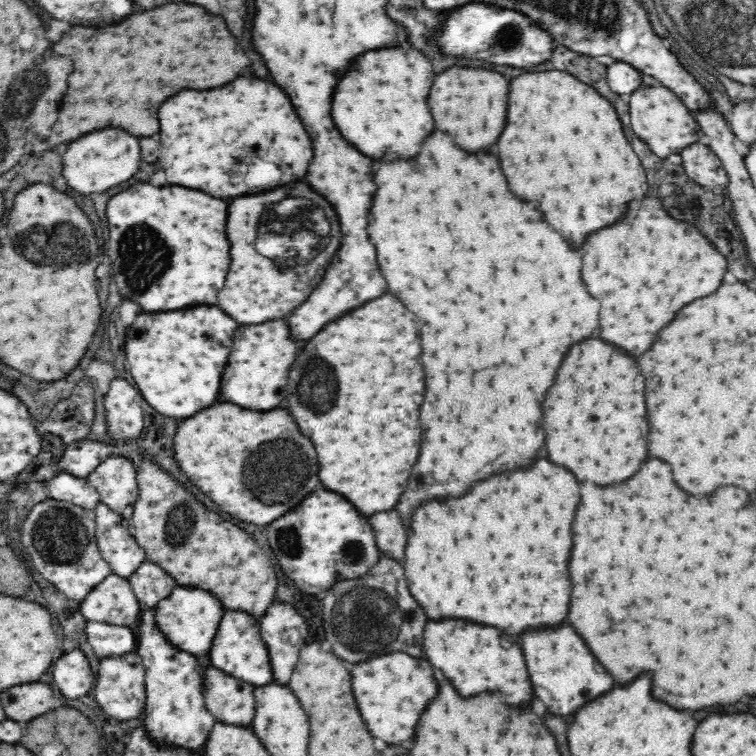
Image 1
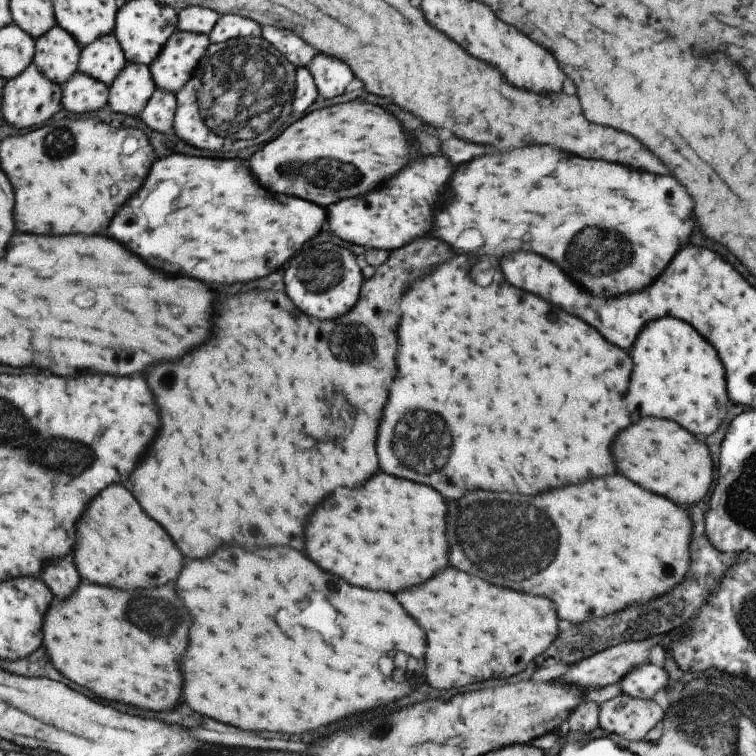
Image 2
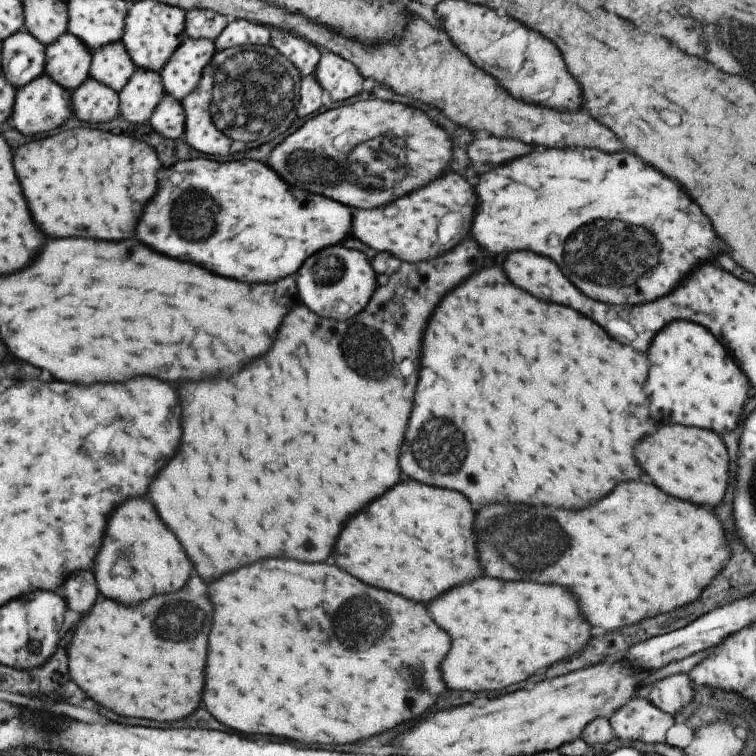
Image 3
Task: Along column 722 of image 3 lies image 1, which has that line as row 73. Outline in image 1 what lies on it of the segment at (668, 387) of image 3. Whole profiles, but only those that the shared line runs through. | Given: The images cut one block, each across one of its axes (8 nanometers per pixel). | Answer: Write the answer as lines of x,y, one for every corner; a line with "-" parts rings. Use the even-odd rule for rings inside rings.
402,48
366,52
356,58
334,92
334,122
354,148
374,160
382,156
414,158
424,138
434,132
434,120
426,100
432,84
432,64
420,52
404,52

